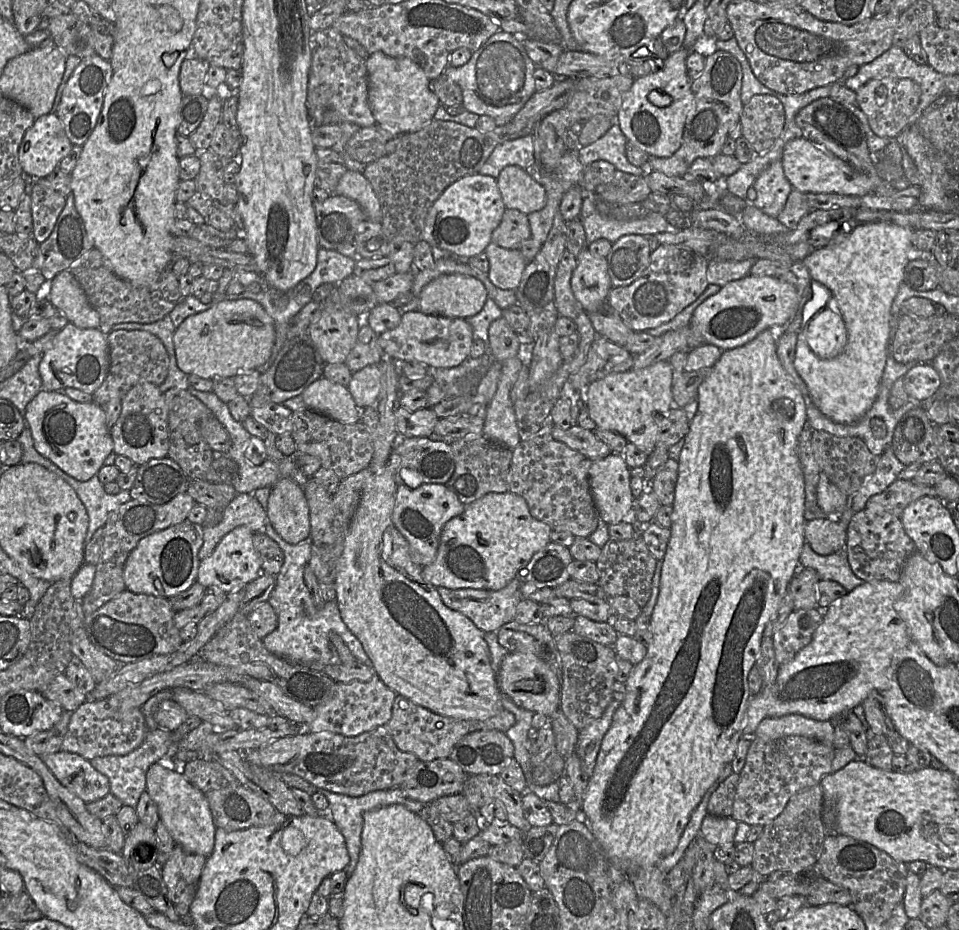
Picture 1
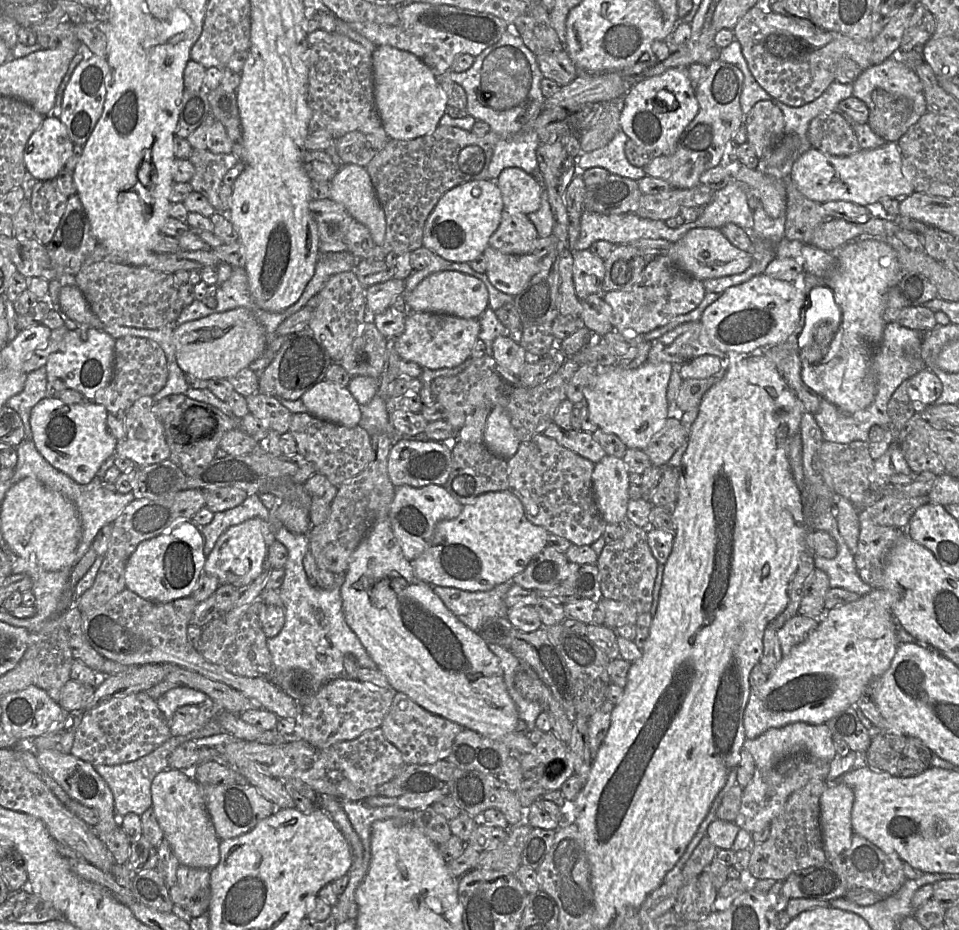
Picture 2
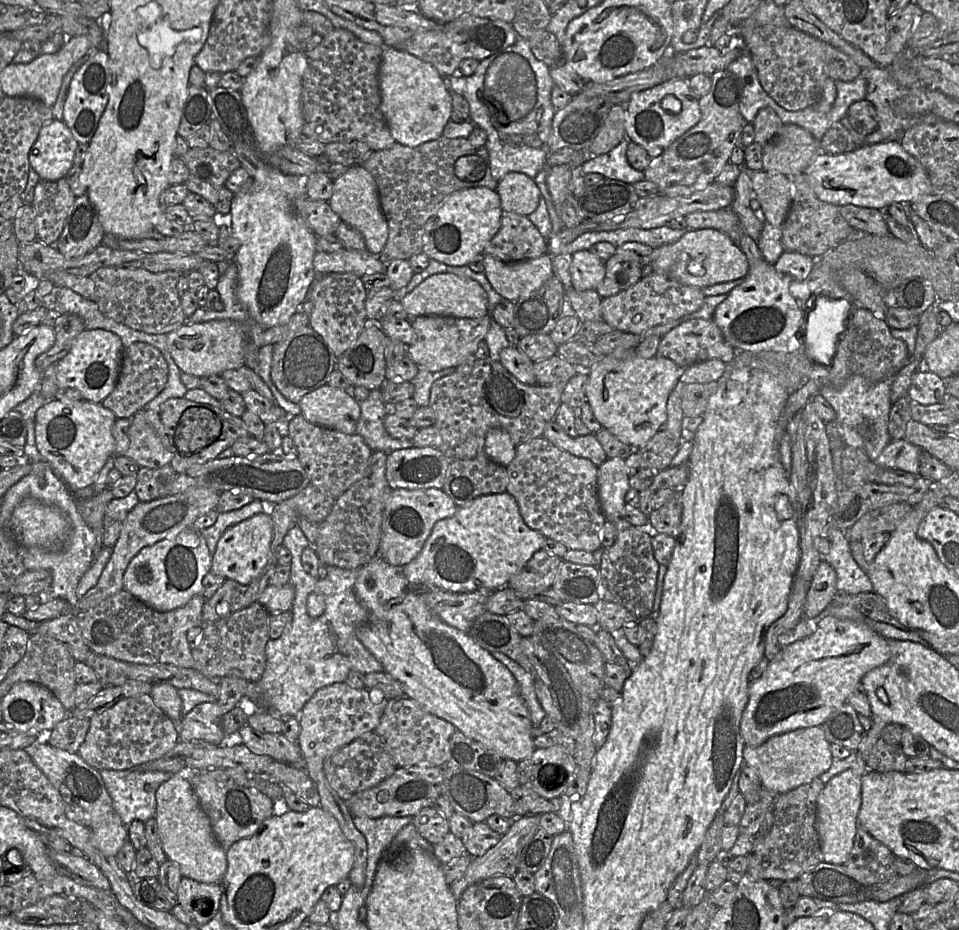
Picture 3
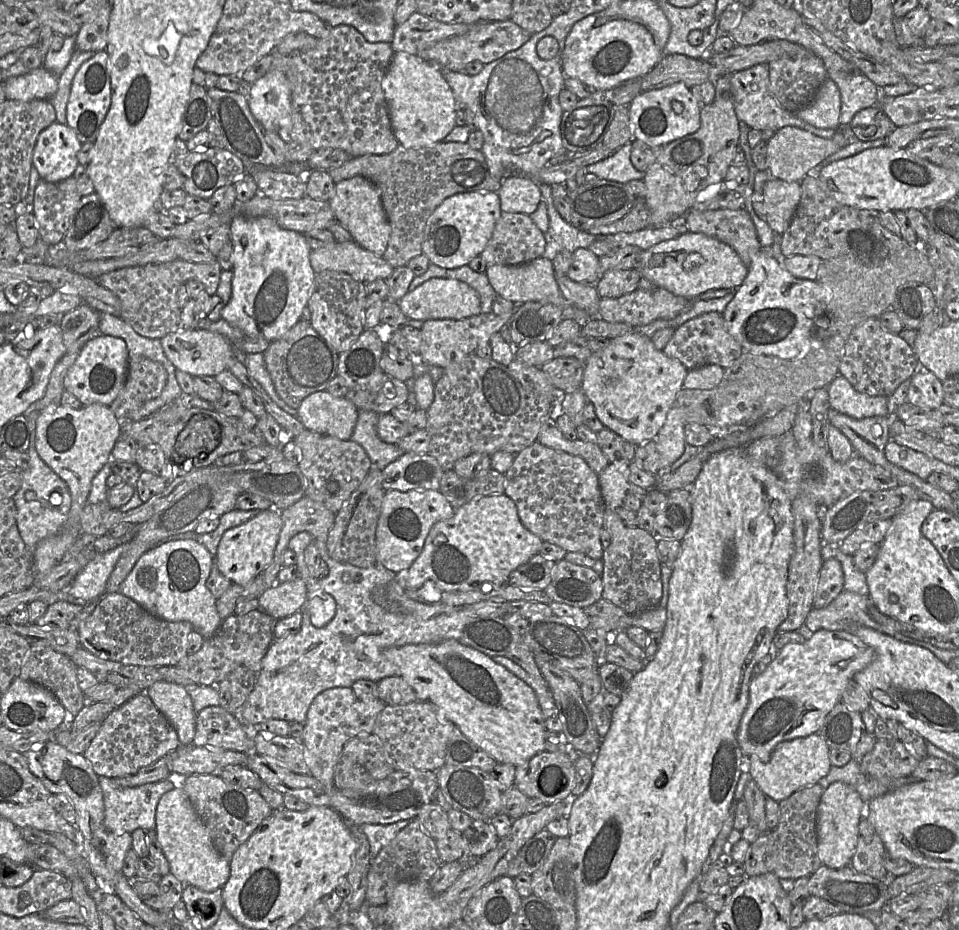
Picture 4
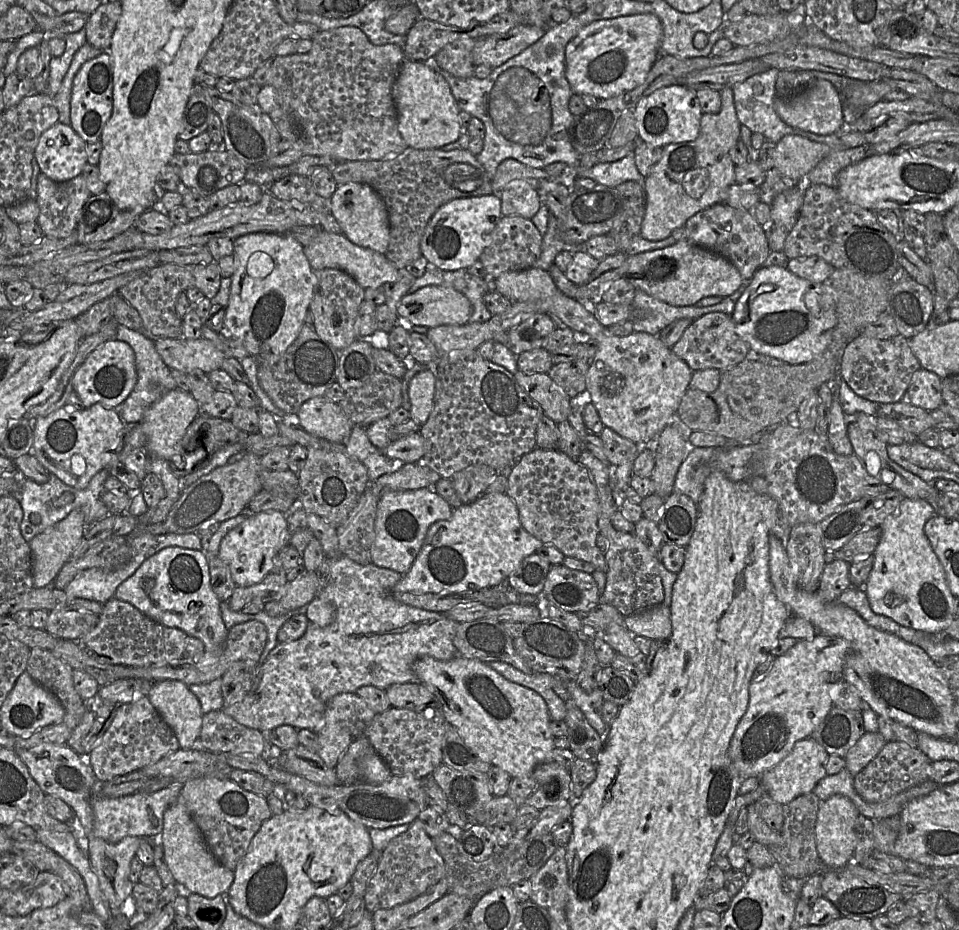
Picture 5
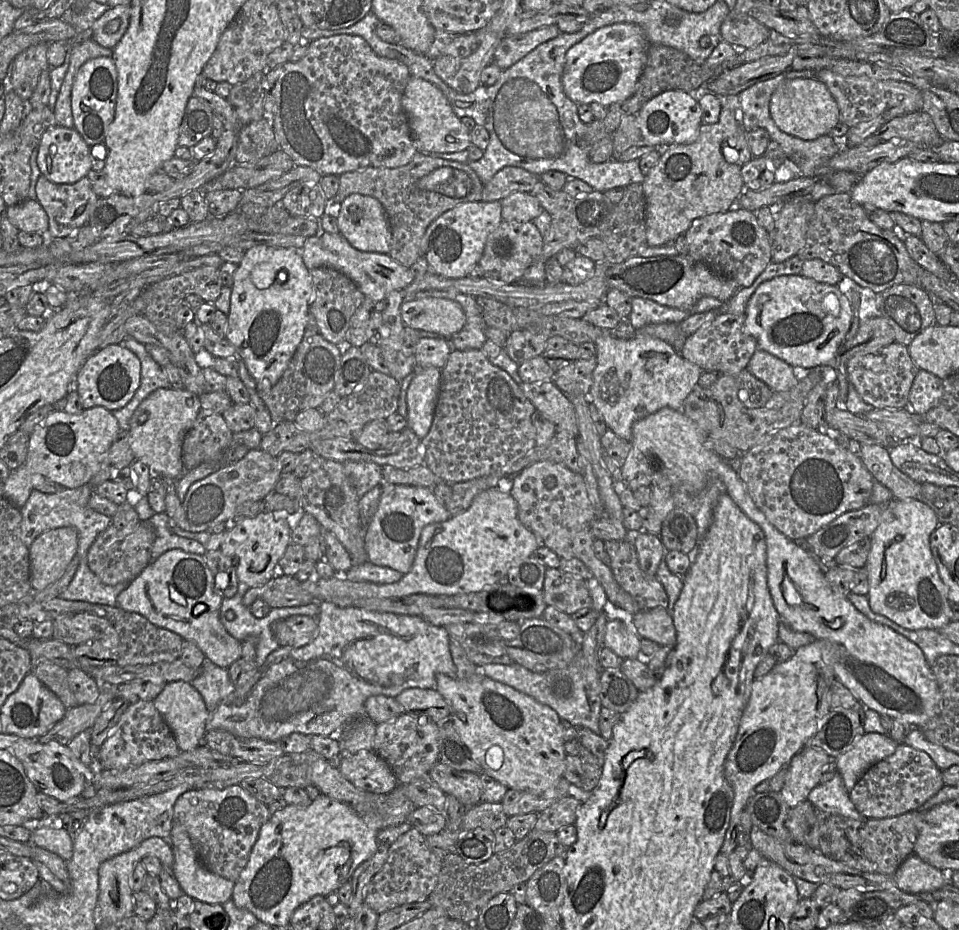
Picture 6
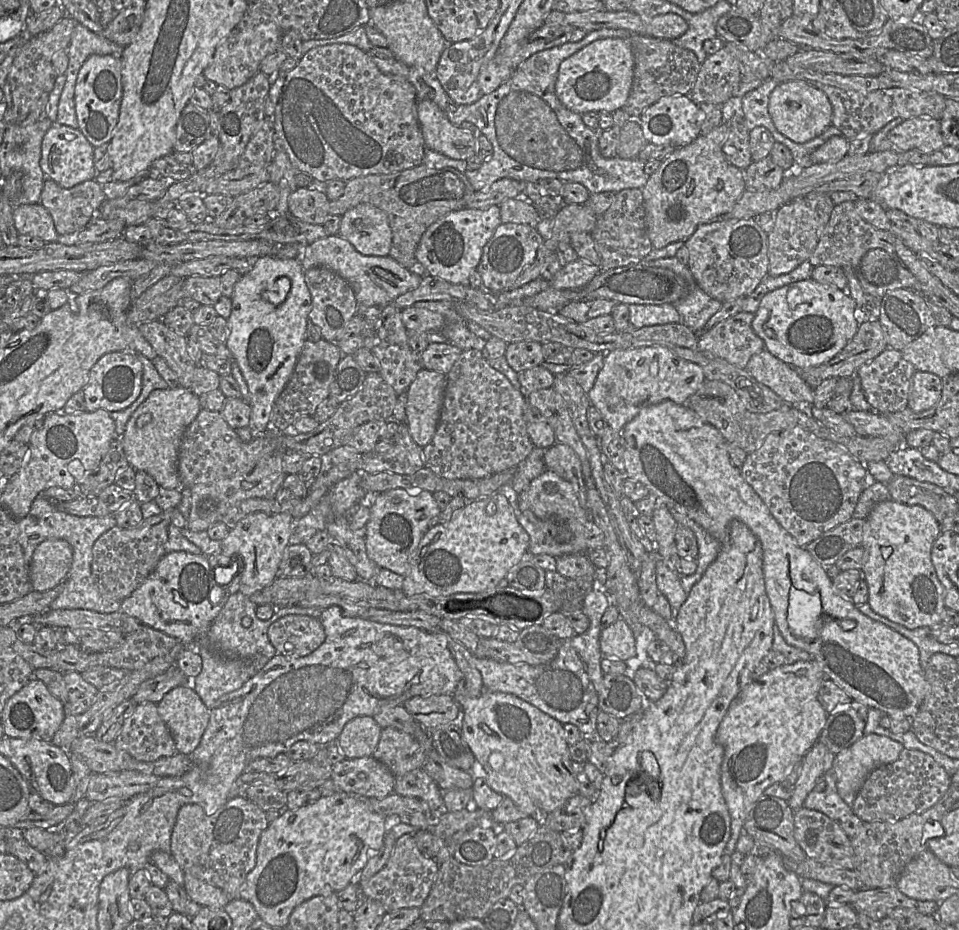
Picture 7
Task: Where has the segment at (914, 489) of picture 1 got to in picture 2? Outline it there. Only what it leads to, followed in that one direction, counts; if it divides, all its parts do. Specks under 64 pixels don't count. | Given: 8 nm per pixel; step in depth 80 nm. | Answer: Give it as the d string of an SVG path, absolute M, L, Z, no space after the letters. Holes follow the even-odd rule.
M884 496L859 512L859 522L906 529L915 511L928 502L928 496Z

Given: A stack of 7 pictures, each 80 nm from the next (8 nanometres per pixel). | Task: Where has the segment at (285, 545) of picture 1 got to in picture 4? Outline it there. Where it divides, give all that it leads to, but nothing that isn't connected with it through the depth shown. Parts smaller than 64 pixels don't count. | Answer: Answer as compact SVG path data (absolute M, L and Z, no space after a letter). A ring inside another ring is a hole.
M299 532L289 540L288 548L296 555L295 565L299 572L299 579L306 584L307 600L317 594L330 594L336 602L335 616L327 625L315 627L311 623L307 610L303 607L300 611L302 613L300 630L285 638L273 640L262 659L262 667L257 674L253 690L244 704L235 713L231 713L242 725L257 725L270 719L303 724L313 699L326 689L352 687L353 683L359 679L378 682L385 677L400 676L398 666L385 656L386 649L408 644L435 644L450 639L459 640L462 634L463 628L460 624L444 621L438 614L430 614L430 617L425 618L422 612L418 615L418 610L398 611L392 608L401 607L401 604L394 600L388 607L386 589L393 581L399 581L398 575L380 565L359 568L337 561L329 555L324 541L319 542L319 553L327 564L329 573L324 578L312 577L304 561L304 550L312 541L313 537L310 533Z

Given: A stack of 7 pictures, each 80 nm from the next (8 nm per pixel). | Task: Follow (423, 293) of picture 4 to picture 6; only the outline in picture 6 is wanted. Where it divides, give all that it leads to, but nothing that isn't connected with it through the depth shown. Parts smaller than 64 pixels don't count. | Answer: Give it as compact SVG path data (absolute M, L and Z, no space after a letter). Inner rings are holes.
M422 297L405 300L400 313L405 326L433 332L442 338L449 338L459 332L466 322L460 304L446 298Z

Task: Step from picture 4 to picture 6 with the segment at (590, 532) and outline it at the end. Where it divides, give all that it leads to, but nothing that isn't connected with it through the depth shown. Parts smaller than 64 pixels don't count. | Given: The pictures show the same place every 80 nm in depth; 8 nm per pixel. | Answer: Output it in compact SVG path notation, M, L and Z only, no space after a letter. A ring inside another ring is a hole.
M550 460L538 461L511 477L510 494L518 505L520 521L538 536L538 541L561 559L578 558L583 561L603 586L609 601L616 606L632 615L643 610L615 580L610 566L603 563L594 552L595 538L591 532L591 524L596 513L588 498L581 473Z

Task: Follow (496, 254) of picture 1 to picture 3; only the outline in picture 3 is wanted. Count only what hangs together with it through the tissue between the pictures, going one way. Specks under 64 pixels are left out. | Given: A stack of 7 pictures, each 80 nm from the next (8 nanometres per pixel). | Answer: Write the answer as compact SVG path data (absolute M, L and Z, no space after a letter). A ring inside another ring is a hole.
M484 254L484 274L503 298L516 302L538 290L553 273L553 257L544 254L520 262L503 262Z

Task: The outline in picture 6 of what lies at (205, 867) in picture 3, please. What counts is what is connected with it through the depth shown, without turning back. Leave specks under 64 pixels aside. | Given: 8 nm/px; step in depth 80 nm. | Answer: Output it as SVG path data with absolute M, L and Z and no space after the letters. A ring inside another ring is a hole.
M173 823L169 844L174 854L172 871L185 894L209 904L222 905L231 899L235 882L209 871L200 863L181 824Z

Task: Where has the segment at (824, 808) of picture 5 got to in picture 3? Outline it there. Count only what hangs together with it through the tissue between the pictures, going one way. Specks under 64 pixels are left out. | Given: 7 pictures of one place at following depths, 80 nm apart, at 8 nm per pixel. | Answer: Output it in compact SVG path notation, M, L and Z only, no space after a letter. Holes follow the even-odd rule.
M851 768L843 771L826 783L818 796L817 832L823 859L827 863L844 864L853 848L862 802L861 777Z

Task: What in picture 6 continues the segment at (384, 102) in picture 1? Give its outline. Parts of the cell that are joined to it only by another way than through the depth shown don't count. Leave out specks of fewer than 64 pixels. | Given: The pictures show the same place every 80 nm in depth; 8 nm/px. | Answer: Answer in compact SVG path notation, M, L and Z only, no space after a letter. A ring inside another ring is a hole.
M410 76L401 103L418 151L428 154L454 153L467 150L471 146L470 130L461 123L445 95L435 85Z

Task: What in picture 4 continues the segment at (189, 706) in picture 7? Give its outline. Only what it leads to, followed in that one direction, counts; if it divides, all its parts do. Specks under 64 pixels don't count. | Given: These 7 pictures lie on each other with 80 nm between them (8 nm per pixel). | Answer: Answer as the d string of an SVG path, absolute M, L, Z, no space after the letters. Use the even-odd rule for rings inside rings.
M158 681L145 693L175 728L181 746L193 746L196 712L184 686Z

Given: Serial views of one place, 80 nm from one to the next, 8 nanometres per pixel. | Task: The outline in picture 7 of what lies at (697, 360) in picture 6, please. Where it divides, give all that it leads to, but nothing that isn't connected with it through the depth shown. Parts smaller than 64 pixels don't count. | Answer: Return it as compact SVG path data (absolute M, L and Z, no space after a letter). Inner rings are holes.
M739 312L707 331L696 333L699 350L744 369L754 354L766 350L763 340L752 329L754 316Z

